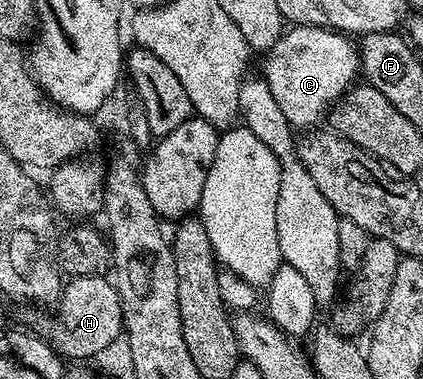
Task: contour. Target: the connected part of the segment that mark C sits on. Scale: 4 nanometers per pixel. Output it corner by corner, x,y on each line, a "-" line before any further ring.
310,24
287,27
264,58
264,79
294,130
310,130
321,125
318,123
321,120
323,123
331,107
350,91
360,76
355,41
343,33
329,28
314,28

